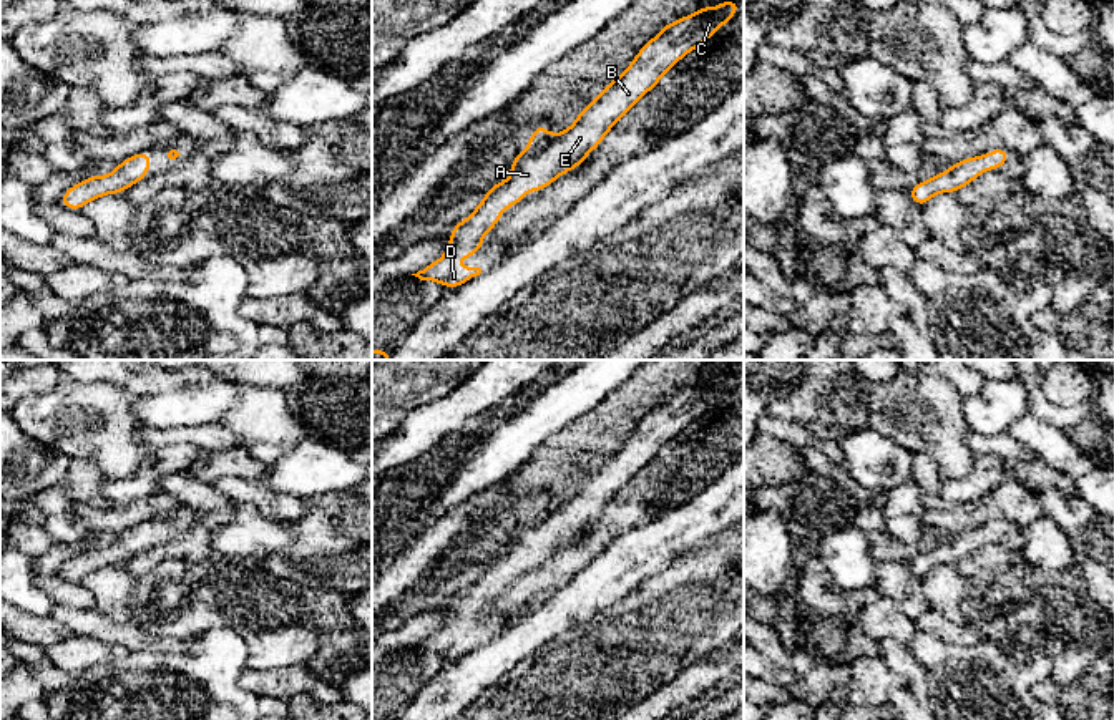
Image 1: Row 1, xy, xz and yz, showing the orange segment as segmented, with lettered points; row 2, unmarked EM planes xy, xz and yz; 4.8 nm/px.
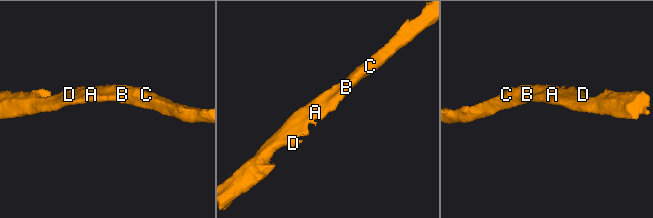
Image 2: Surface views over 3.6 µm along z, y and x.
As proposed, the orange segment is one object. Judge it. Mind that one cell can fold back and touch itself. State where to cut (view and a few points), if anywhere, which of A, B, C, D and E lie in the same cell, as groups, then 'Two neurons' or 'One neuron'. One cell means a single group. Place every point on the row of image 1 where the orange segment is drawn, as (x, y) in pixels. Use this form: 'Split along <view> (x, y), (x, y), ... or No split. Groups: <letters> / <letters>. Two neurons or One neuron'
No split. Groups: A B C D E. One neuron

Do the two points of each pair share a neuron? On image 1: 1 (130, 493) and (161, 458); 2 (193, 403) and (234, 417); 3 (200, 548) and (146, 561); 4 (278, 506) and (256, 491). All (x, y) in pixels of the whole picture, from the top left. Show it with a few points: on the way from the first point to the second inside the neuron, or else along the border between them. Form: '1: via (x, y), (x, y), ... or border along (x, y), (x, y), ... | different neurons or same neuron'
1: via (138, 485), (156, 467) | same neuron
2: border along (246, 387), (219, 418) | different neurons
3: via (186, 548), (160, 548) | same neuron
4: via (273, 505), (261, 496) | same neuron

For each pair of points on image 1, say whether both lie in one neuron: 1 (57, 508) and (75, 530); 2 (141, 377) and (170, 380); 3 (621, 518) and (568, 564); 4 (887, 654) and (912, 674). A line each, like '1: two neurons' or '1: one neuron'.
1: one neuron
2: one neuron
3: one neuron
4: one neuron

